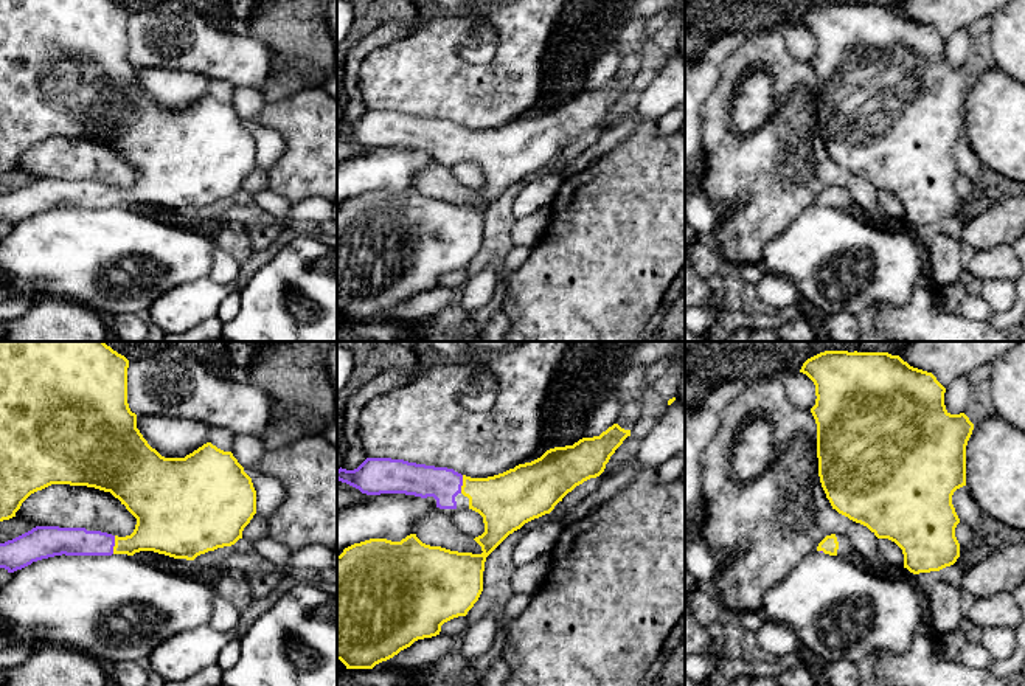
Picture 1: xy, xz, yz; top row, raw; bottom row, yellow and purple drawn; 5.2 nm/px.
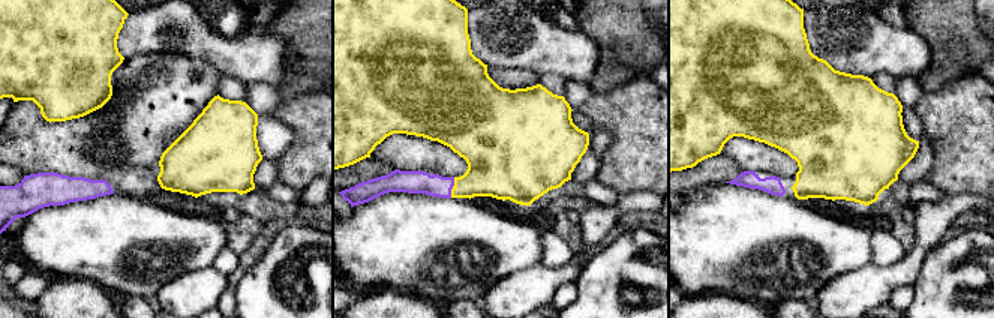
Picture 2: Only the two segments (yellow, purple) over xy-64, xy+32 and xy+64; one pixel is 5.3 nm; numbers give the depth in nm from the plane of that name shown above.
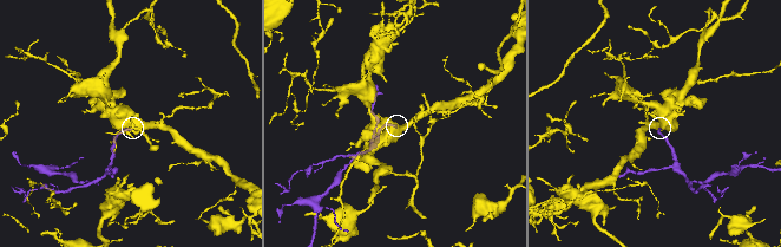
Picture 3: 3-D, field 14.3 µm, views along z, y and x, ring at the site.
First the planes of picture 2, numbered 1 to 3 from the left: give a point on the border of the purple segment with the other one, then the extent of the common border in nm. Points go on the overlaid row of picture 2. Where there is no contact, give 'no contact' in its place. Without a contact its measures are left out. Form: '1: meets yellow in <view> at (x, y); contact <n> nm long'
1: no contact
2: meets yellow in xy+32 at (453, 188); contact 110 nm long
3: no contact

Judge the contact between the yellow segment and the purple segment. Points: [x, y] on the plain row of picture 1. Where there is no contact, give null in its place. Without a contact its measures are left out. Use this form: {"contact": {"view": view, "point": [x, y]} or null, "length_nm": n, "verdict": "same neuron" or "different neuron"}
{"contact": {"view": "xy", "point": [115, 197]}, "length_nm": 100, "verdict": "same neuron"}

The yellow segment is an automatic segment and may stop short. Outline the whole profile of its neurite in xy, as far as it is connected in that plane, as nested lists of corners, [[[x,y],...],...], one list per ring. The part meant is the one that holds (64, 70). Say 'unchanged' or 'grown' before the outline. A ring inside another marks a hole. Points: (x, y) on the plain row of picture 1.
grown; [[[0,0],[0,174],[16,169],[22,155],[34,144],[51,137],[87,138],[104,144],[110,144],[126,158],[137,171],[135,182],[130,188],[118,189],[101,183],[87,183],[85,180],[59,180],[36,178],[31,183],[0,196],[0,220],[8,225],[22,222],[33,214],[54,208],[134,208],[140,203],[154,203],[174,211],[194,213],[197,208],[217,200],[231,199],[242,191],[244,180],[256,166],[256,143],[252,130],[244,124],[231,104],[224,104],[211,95],[203,96],[185,110],[165,110],[152,101],[137,81],[137,67],[130,64],[127,56],[127,20],[129,12],[112,0]]]

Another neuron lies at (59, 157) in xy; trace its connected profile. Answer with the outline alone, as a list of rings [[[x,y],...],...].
[[[51,137],[31,146],[16,165],[36,178],[89,180],[130,188],[137,171],[110,144],[87,138]]]

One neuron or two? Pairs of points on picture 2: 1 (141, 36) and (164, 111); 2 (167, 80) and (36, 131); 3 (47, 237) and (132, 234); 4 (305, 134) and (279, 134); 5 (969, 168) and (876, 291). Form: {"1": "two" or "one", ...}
{"1": "two", "2": "one", "3": "one", "4": "two", "5": "two"}

